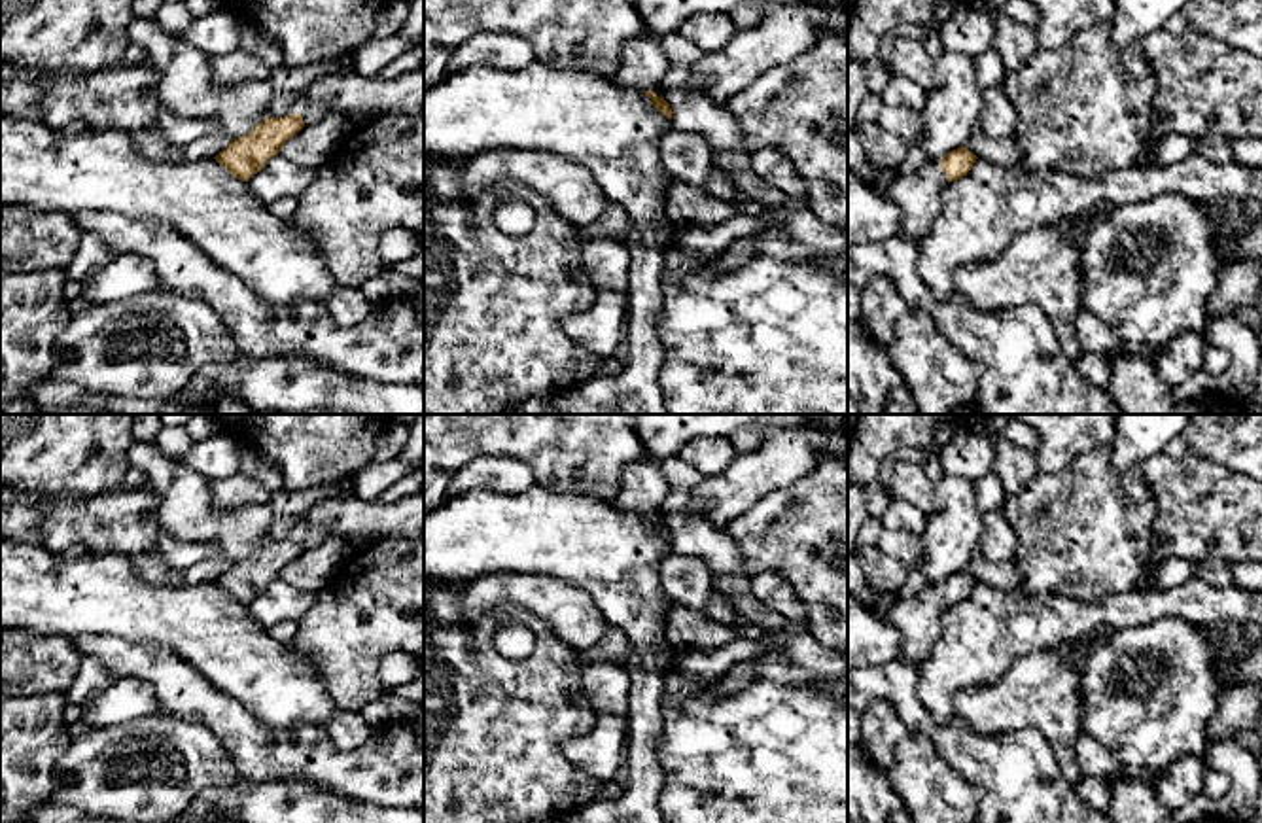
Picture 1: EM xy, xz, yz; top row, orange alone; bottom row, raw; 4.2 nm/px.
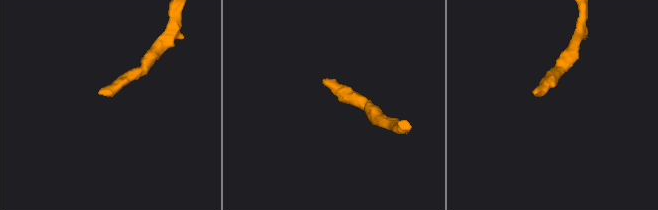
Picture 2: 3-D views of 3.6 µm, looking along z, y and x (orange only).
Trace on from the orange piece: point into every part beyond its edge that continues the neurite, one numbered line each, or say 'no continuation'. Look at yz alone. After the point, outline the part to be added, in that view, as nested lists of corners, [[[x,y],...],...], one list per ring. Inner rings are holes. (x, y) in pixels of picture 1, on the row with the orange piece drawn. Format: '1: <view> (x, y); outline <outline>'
1: yz (918, 195); outline [[[929,161],[912,174],[897,174],[889,197],[901,212],[899,235],[914,244],[925,236],[940,212],[944,172],[938,163]]]

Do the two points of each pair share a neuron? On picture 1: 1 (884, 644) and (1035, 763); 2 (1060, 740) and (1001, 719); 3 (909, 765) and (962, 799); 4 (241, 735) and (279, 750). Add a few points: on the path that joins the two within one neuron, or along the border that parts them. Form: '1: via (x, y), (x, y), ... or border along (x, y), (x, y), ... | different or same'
1: border along (897, 657), (867, 666) | different
2: via (1045, 725), (1039, 719), (1016, 719) | same
3: via (922, 778), (935, 778), (948, 789) | same
4: via (250, 744), (256, 750), (269, 750) | same

